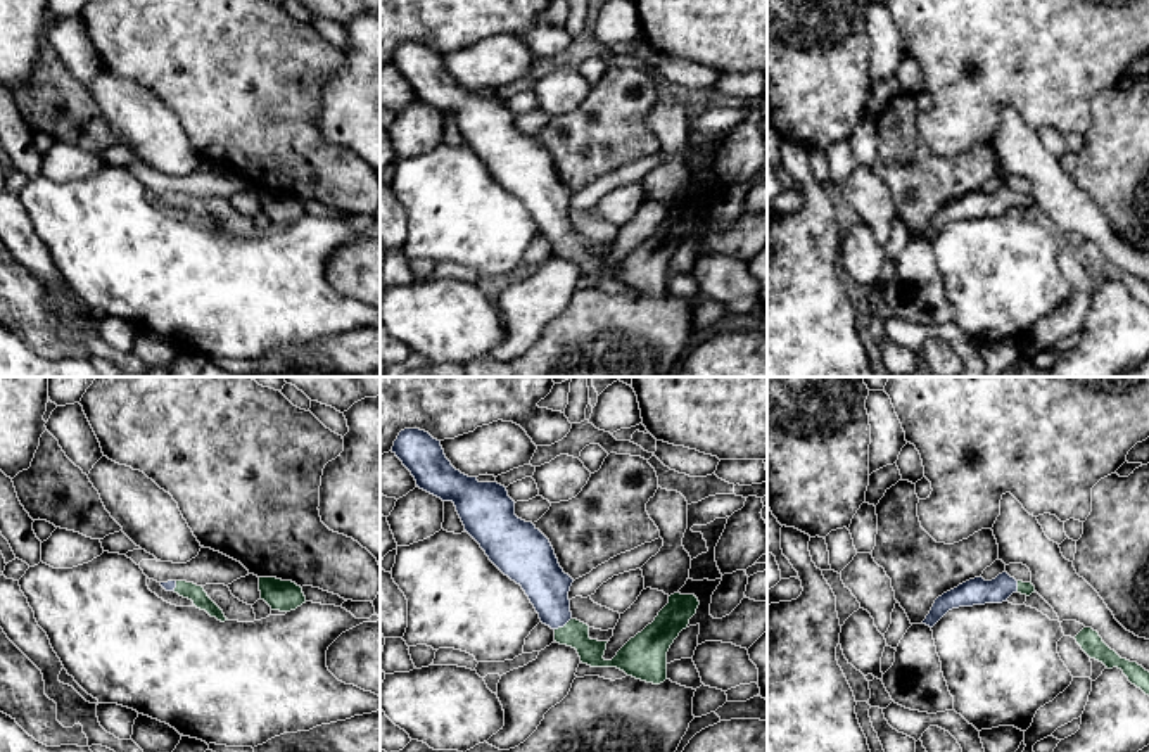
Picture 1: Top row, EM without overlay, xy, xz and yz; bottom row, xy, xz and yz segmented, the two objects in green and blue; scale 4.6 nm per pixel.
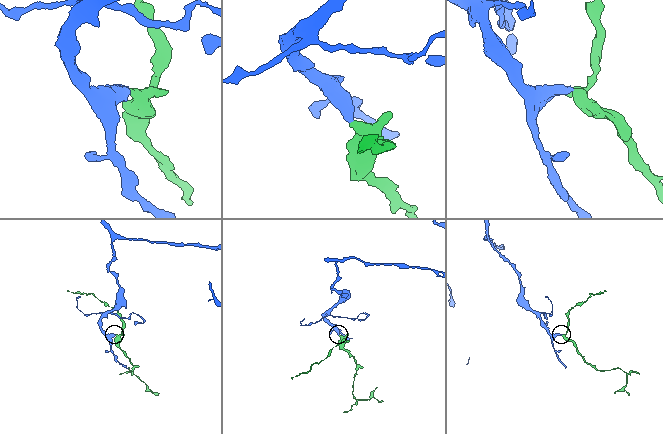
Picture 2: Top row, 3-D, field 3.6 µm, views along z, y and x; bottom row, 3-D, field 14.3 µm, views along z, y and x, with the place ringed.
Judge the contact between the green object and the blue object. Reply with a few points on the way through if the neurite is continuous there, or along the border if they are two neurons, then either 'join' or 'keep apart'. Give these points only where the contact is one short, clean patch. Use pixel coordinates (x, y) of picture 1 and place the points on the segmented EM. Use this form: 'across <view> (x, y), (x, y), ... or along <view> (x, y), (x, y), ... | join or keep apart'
across xz (574, 633), (564, 626), (541, 578) | join

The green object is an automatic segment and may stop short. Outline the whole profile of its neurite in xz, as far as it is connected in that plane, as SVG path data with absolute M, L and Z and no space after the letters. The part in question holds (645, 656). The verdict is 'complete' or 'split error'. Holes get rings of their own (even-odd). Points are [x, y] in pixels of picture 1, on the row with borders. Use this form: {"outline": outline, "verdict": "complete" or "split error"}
{"outline": "M404 429L394 441L392 453L411 472L416 486L442 501L453 501L465 531L480 545L489 560L522 586L543 624L555 631L555 641L577 650L581 662L591 667L617 667L636 679L660 685L667 679L667 652L700 605L695 595L674 593L655 621L631 638L612 660L605 660L608 641L589 638L589 626L574 619L568 591L574 579L563 572L549 539L532 524L515 515L515 501L505 486L479 482L456 470L446 458L441 441L420 429Z", "verdict": "split error"}

